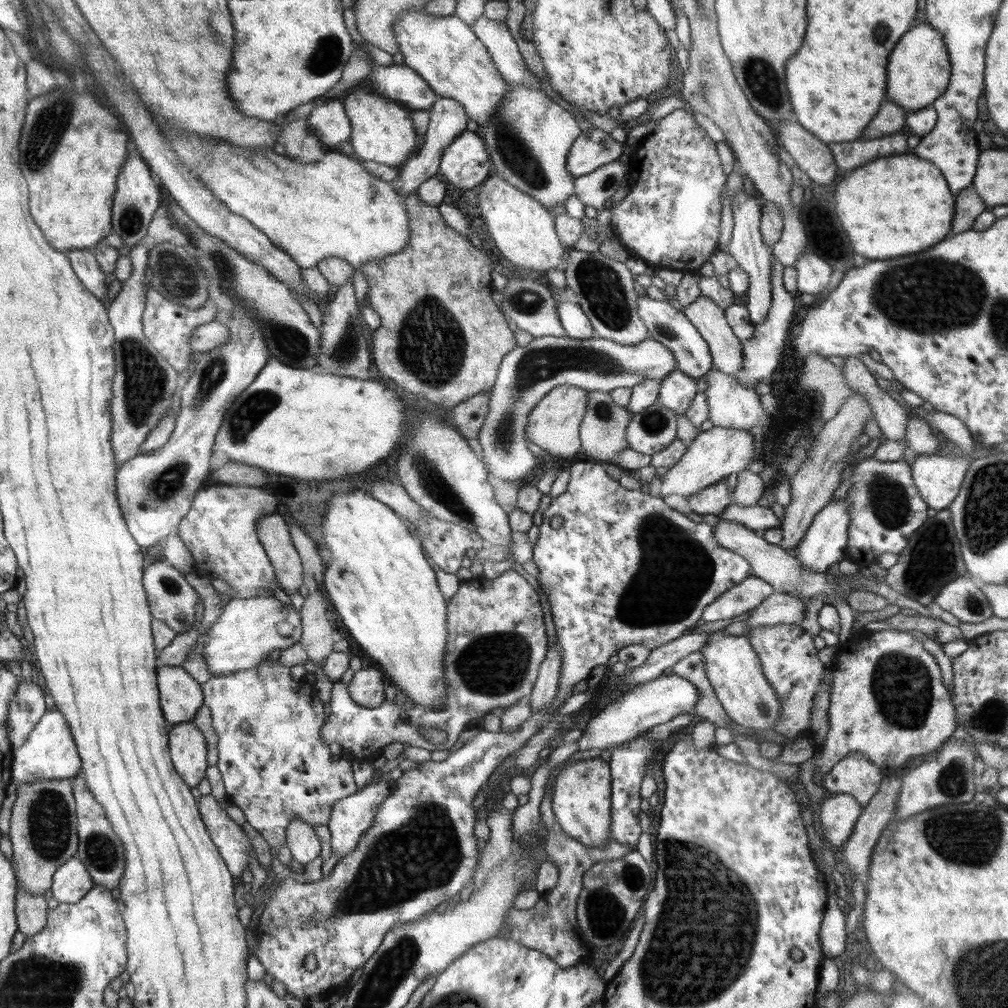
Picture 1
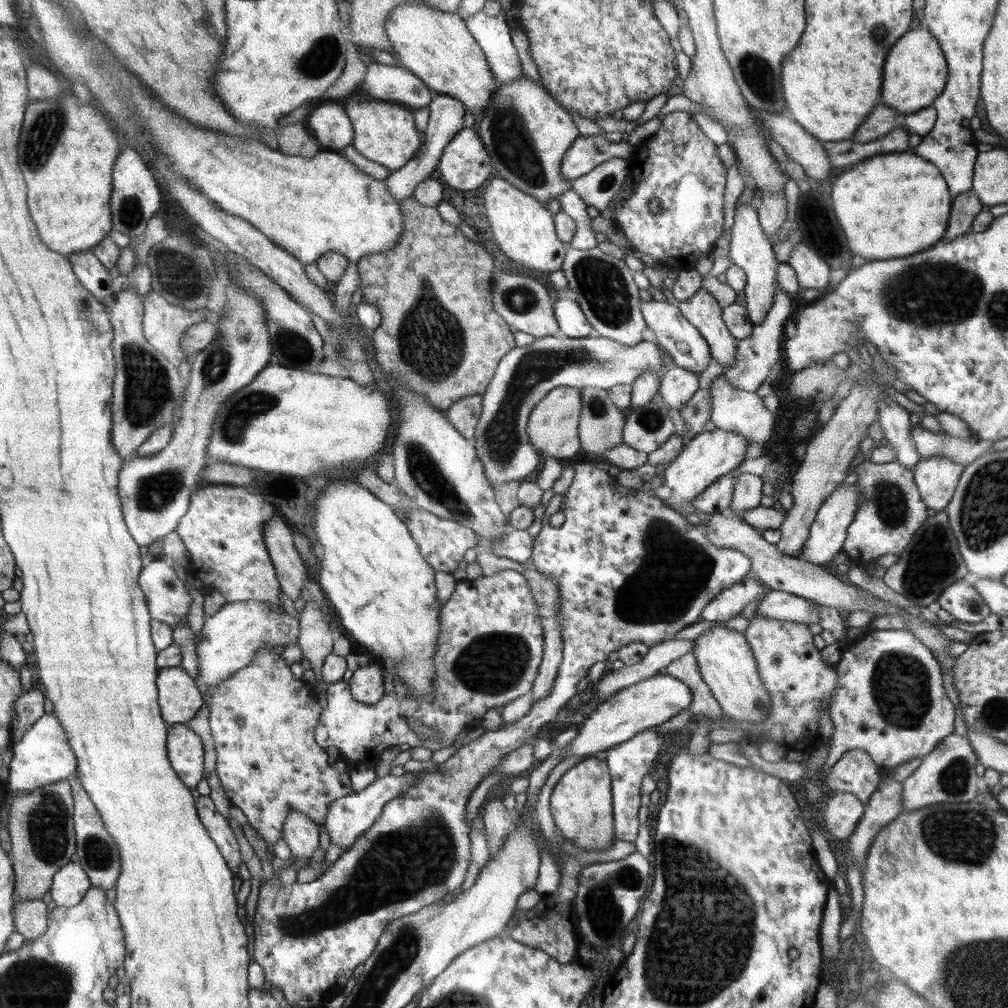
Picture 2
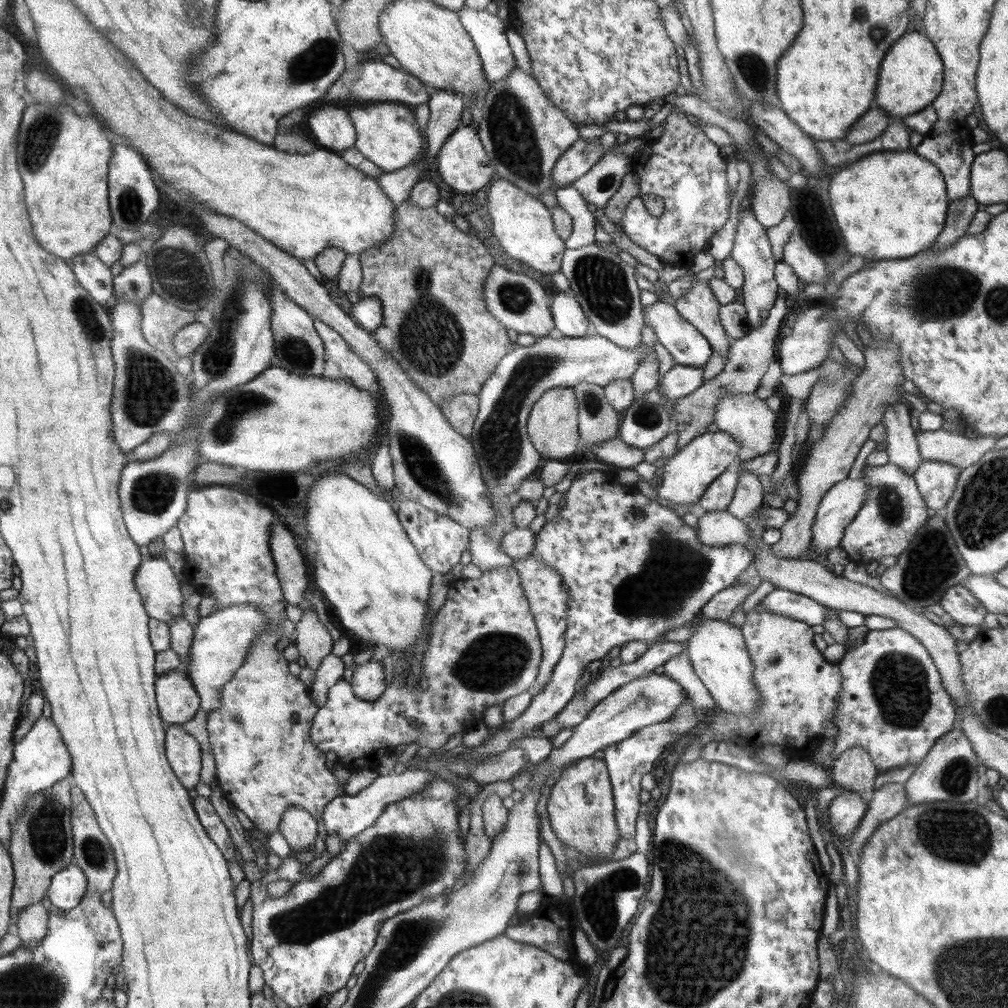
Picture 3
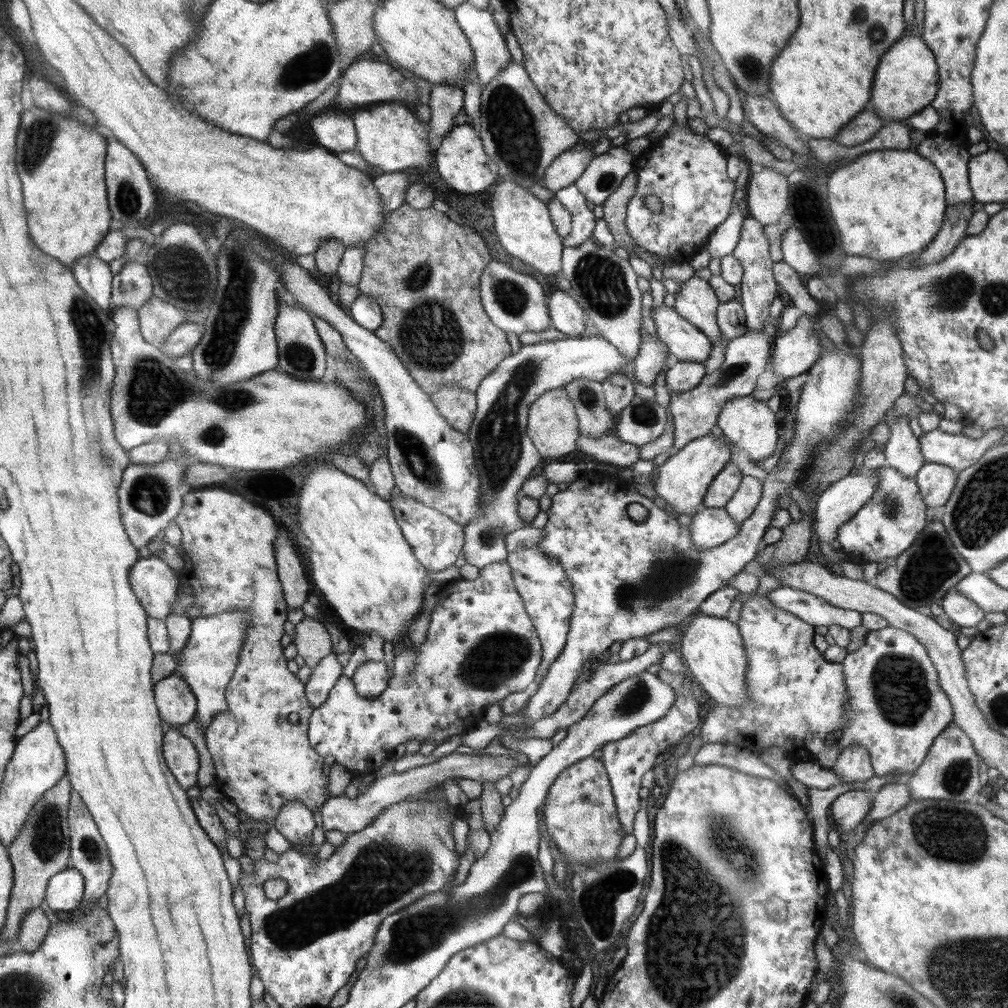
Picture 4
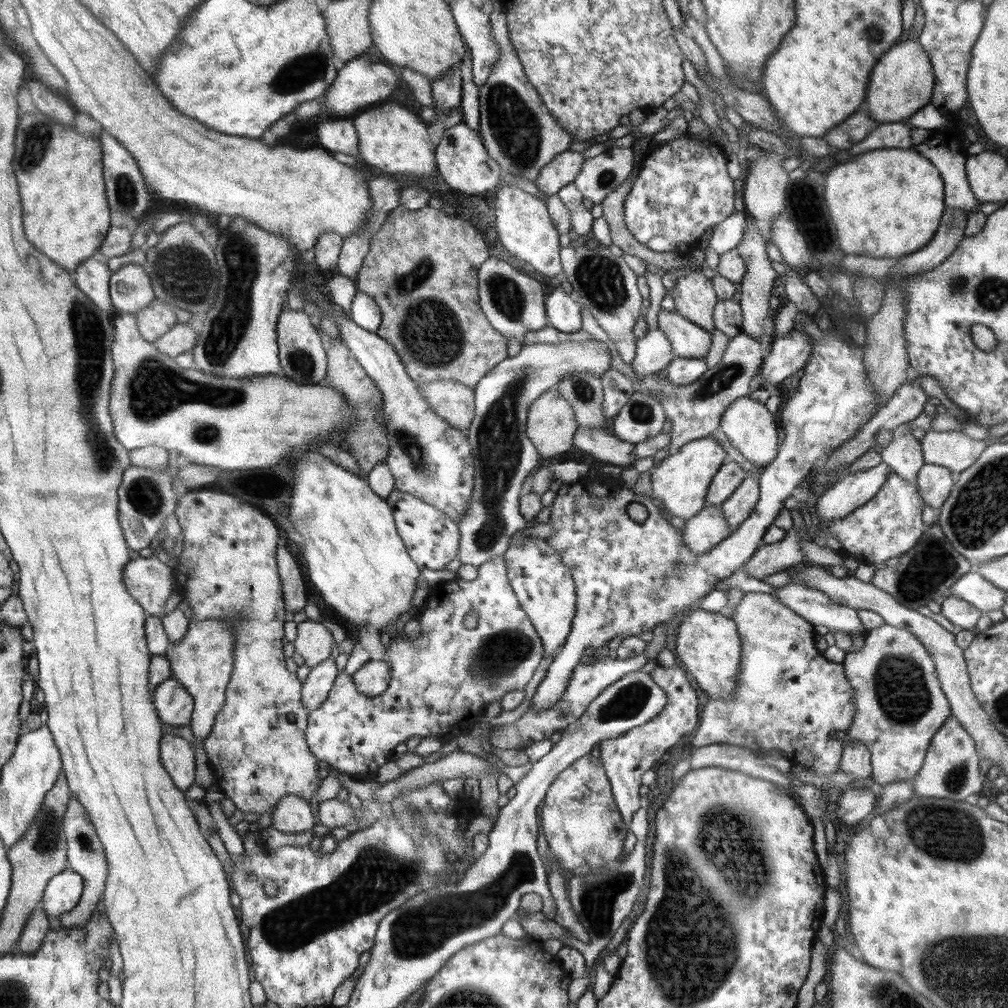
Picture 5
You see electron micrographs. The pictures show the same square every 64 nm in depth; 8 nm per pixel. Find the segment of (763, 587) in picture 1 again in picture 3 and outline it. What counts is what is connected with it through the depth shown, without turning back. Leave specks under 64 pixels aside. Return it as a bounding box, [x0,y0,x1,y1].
[702,582,755,621]

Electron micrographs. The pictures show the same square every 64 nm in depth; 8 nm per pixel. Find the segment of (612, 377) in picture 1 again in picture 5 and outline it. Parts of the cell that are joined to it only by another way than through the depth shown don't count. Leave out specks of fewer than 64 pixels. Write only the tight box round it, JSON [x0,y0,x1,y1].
[457,340,611,568]

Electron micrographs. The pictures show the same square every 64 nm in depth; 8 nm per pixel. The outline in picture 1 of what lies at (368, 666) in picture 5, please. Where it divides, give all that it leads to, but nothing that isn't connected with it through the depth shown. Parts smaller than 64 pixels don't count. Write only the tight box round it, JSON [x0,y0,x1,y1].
[347,667,386,708]

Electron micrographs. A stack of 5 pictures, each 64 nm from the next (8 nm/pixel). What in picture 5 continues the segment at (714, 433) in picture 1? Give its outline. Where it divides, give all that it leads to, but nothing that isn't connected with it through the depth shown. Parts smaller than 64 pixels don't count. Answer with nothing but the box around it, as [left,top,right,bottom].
[651,437,727,521]

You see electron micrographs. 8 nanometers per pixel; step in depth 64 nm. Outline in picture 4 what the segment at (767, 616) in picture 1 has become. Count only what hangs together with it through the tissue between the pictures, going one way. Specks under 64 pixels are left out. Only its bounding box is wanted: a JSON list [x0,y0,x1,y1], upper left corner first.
[766,585,862,631]

